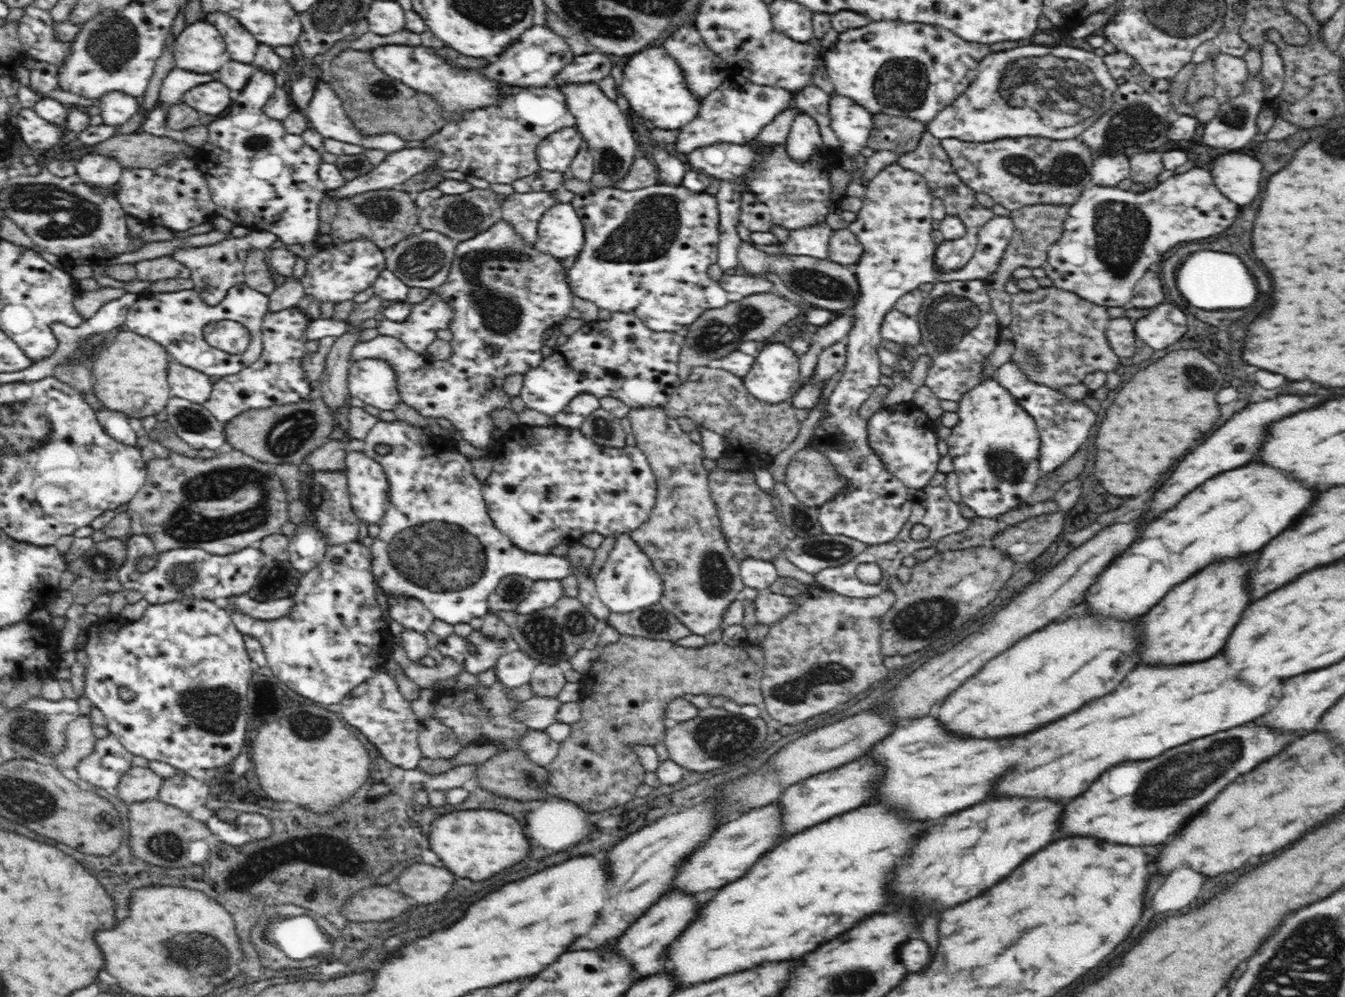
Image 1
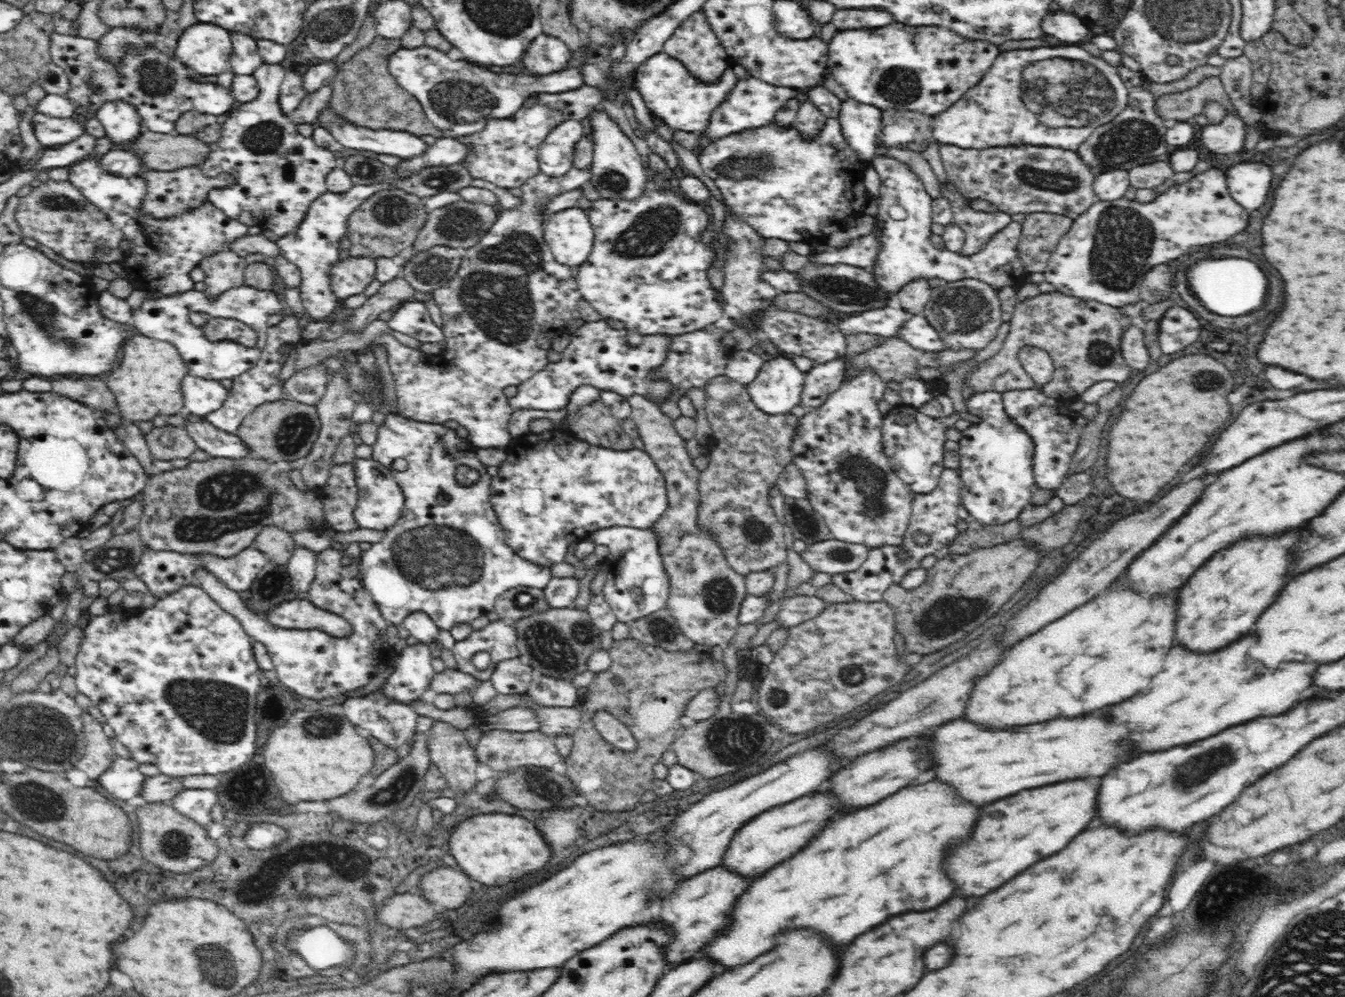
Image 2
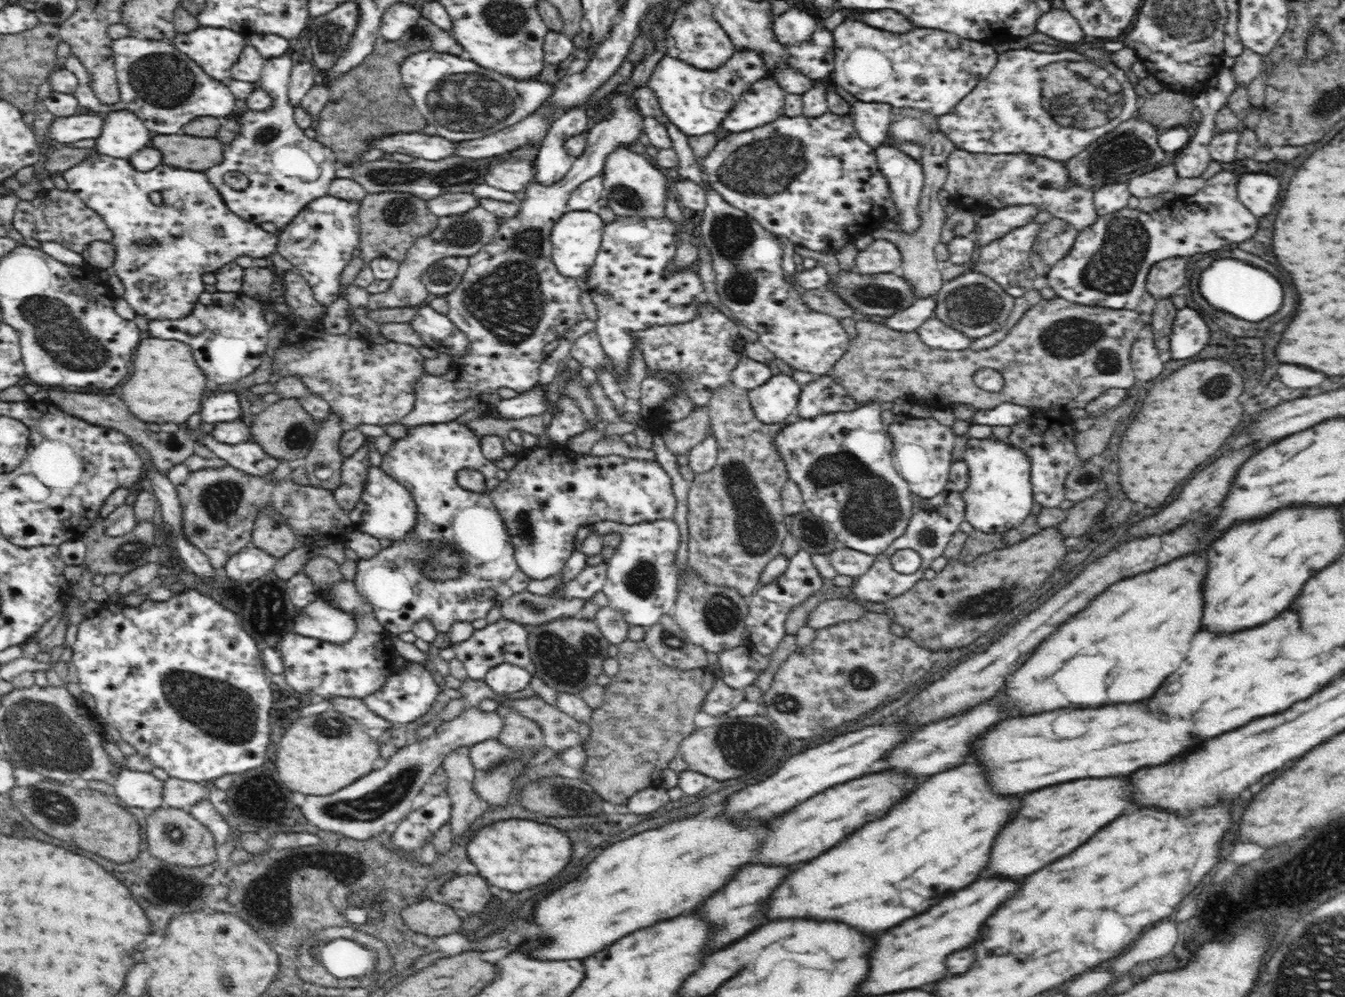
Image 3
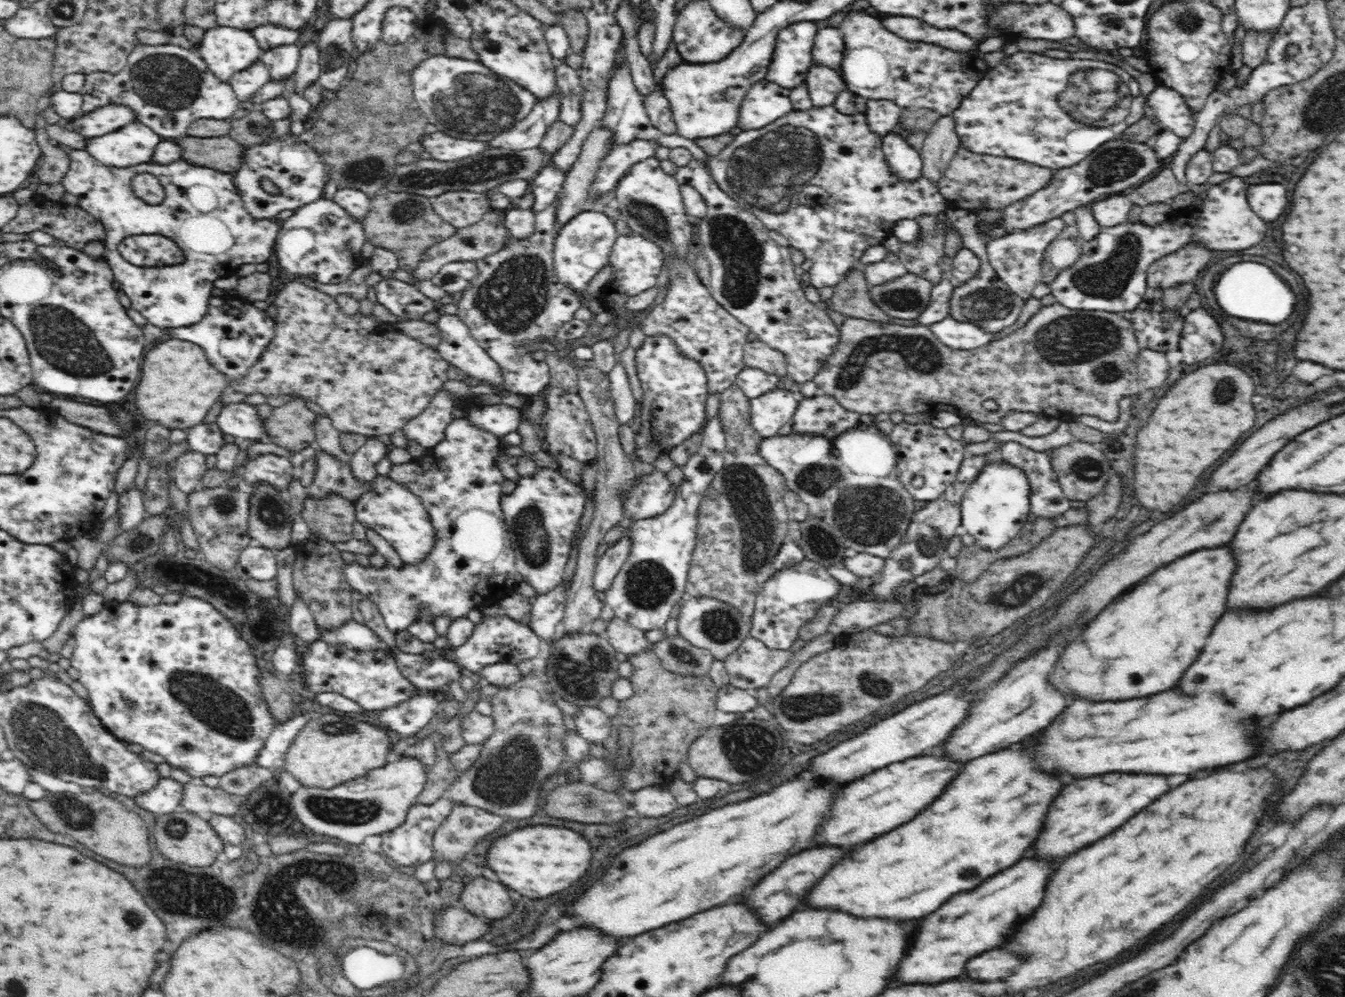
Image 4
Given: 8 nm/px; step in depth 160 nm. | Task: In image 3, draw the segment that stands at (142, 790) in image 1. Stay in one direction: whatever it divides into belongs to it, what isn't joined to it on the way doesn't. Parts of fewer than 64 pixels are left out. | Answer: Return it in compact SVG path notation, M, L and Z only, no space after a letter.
M172 777L162 780L162 801L168 807L185 809L209 798L208 794L209 789L201 783Z

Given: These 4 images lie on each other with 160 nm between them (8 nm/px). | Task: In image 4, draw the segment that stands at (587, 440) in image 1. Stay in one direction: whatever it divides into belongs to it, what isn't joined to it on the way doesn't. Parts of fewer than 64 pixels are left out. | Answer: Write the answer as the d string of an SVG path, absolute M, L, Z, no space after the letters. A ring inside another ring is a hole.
M536 466L536 472L528 476L519 475L512 492L502 494L501 509L505 525L513 539L513 548L516 549L516 571L520 580L534 587L539 596L546 595L563 582L564 570L568 564L568 558L570 558L570 548L588 499L595 500L595 490L586 493L581 482L572 482L559 471L559 467L548 466ZM653 470L635 475L628 490L621 493L622 516L635 520L660 516L673 504L675 488L666 472Z

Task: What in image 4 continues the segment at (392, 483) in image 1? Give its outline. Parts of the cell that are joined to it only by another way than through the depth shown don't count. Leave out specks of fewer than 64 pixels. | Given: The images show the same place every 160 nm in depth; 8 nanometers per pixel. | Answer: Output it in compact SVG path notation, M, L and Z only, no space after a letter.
M465 417L455 418L444 428L444 434L442 438L438 440L434 445L426 449L426 452L419 457L411 457L408 462L400 462L400 464L393 463L390 472L387 476L392 480L395 480L399 485L402 485L410 489L418 498L422 504L426 504L425 508L430 515L430 521L434 524L434 556L430 556L430 564L426 564L426 568L422 568L422 572L414 572L414 568L395 568L390 564L386 564L384 567L374 566L360 566L355 562L348 564L344 568L344 577L347 580L347 584L350 585L354 591L364 594L370 599L377 607L378 611L383 617L386 627L394 634L403 635L407 629L418 621L421 621L419 617L423 614L438 618L437 616L446 615L452 621L458 620L458 618L466 618L470 610L481 611L487 606L492 606L500 602L504 597L511 596L515 593L516 586L520 582L518 572L515 568L516 549L513 548L512 537L505 525L504 515L501 509L501 497L502 497L502 482L504 482L505 476L502 474L502 470L497 466L498 444L501 437L491 434L491 432L484 431L482 428L474 426L469 419Z

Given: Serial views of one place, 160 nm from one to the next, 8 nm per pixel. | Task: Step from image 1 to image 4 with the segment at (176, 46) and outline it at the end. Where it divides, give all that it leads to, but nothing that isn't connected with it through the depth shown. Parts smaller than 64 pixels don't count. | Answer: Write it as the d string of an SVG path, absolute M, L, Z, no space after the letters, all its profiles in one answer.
M182 25L172 28L170 44L180 46L182 48L190 48L200 53L200 56L210 71L220 80L227 82L232 76L237 75L238 72L244 71L250 67L250 64L255 64L263 54L258 41L254 38L253 33L246 29L237 29L225 26L216 26L205 30L202 39L198 43L188 42L186 36L182 33Z

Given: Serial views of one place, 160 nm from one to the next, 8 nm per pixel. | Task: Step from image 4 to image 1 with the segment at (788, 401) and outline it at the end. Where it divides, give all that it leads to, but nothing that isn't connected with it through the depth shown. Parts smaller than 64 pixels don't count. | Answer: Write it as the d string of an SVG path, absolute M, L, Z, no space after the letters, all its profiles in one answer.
M767 342L755 358L753 368L742 379L745 387L760 400L766 400L770 404L778 404L788 400L798 384L799 356L794 353L789 343Z

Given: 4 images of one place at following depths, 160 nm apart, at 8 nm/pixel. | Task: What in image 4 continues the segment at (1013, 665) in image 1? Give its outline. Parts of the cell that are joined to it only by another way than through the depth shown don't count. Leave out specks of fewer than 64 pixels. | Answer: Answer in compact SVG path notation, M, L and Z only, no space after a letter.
M1222 546L1192 552L1142 578L1141 582L1115 596L1110 606L1102 608L1102 616L1094 620L1094 628L1086 632L1086 640L1070 648L1070 656L1066 656L1062 672L1058 672L1058 684L1062 684L1062 688L1070 688L1074 698L1086 698L1094 702L1130 700L1174 688L1184 670L1202 652L1212 626L1220 620L1234 570L1236 562L1230 556L1230 550Z

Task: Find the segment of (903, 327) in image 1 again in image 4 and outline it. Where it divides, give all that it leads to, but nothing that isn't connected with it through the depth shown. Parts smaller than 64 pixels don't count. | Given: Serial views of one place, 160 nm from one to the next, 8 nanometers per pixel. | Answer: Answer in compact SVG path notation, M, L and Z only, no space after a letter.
M950 316L928 327L934 333L934 337L953 349L972 350L992 340L992 333L982 327L973 322L954 320Z

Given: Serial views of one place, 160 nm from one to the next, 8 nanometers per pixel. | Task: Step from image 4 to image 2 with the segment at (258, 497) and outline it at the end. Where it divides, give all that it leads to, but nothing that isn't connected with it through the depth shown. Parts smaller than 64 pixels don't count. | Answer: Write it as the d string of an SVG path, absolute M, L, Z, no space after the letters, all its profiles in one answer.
M265 526L253 542L254 548L262 551L269 560L280 565L287 565L292 557L292 550L296 546L291 533L277 526Z

